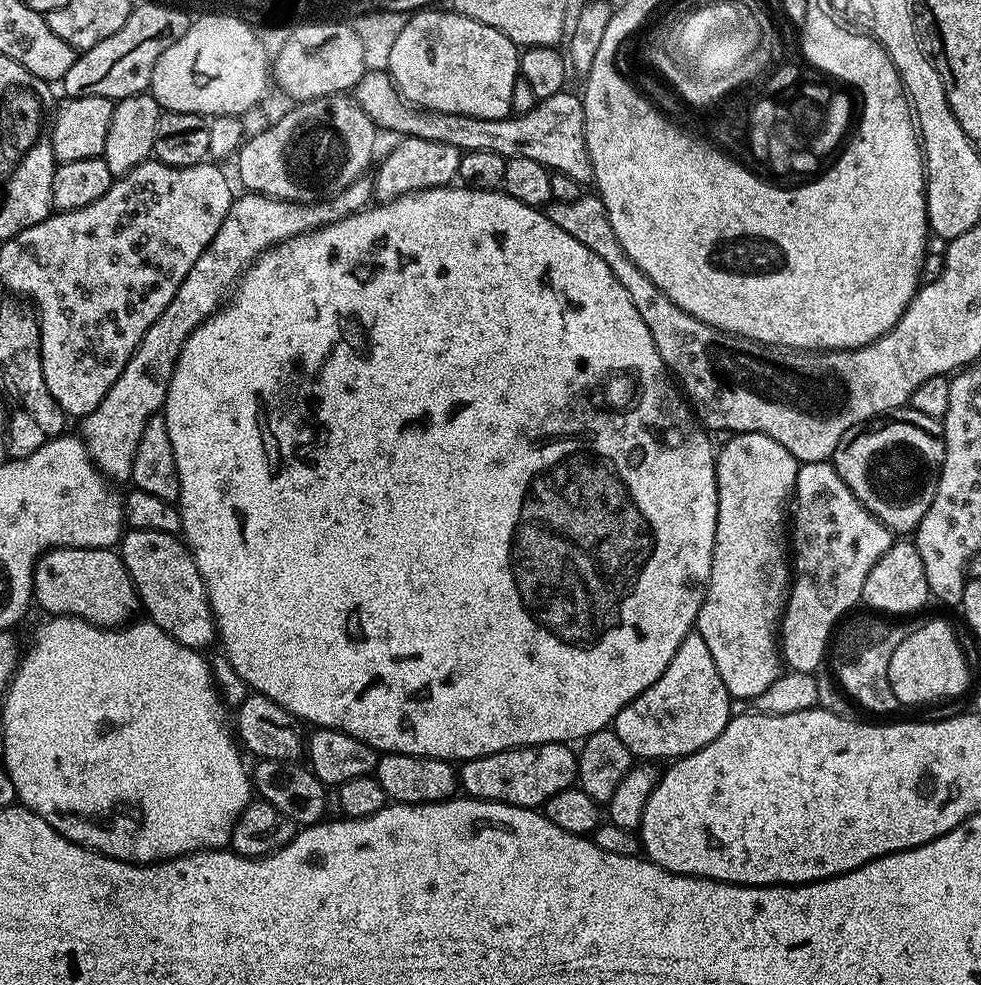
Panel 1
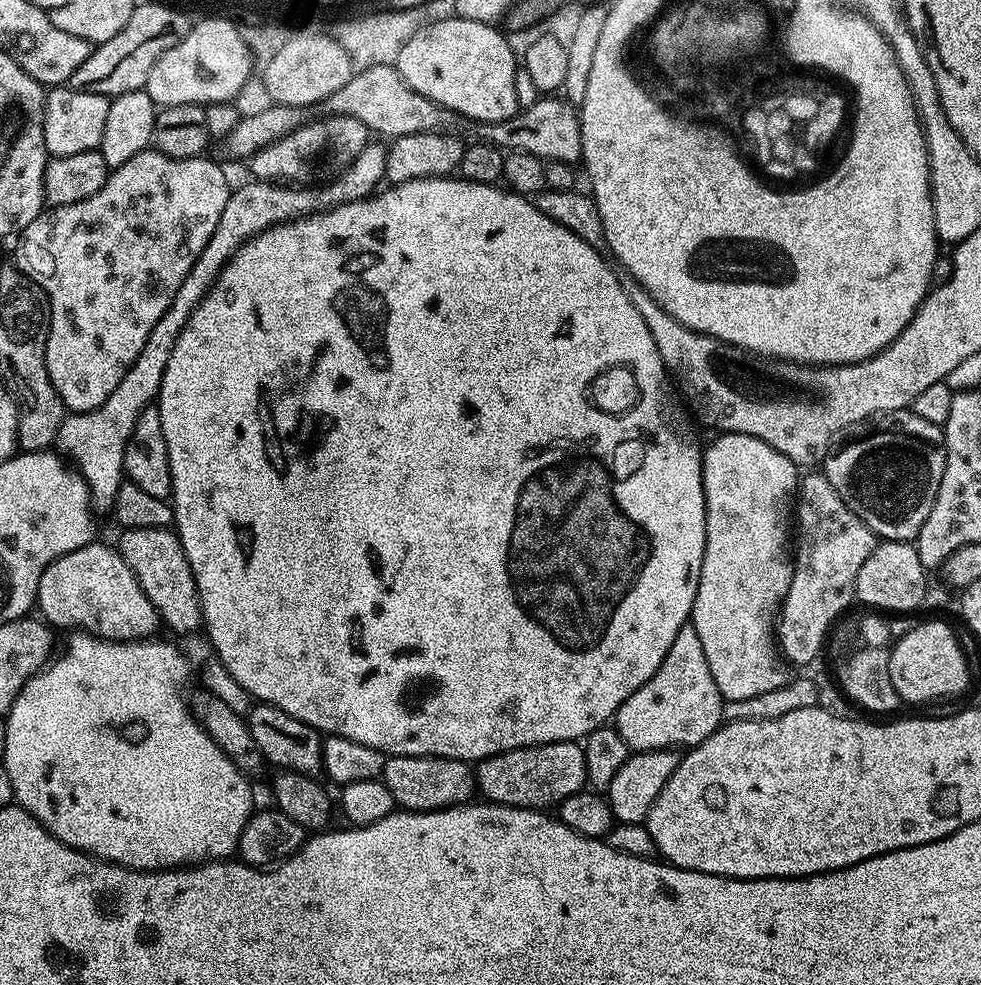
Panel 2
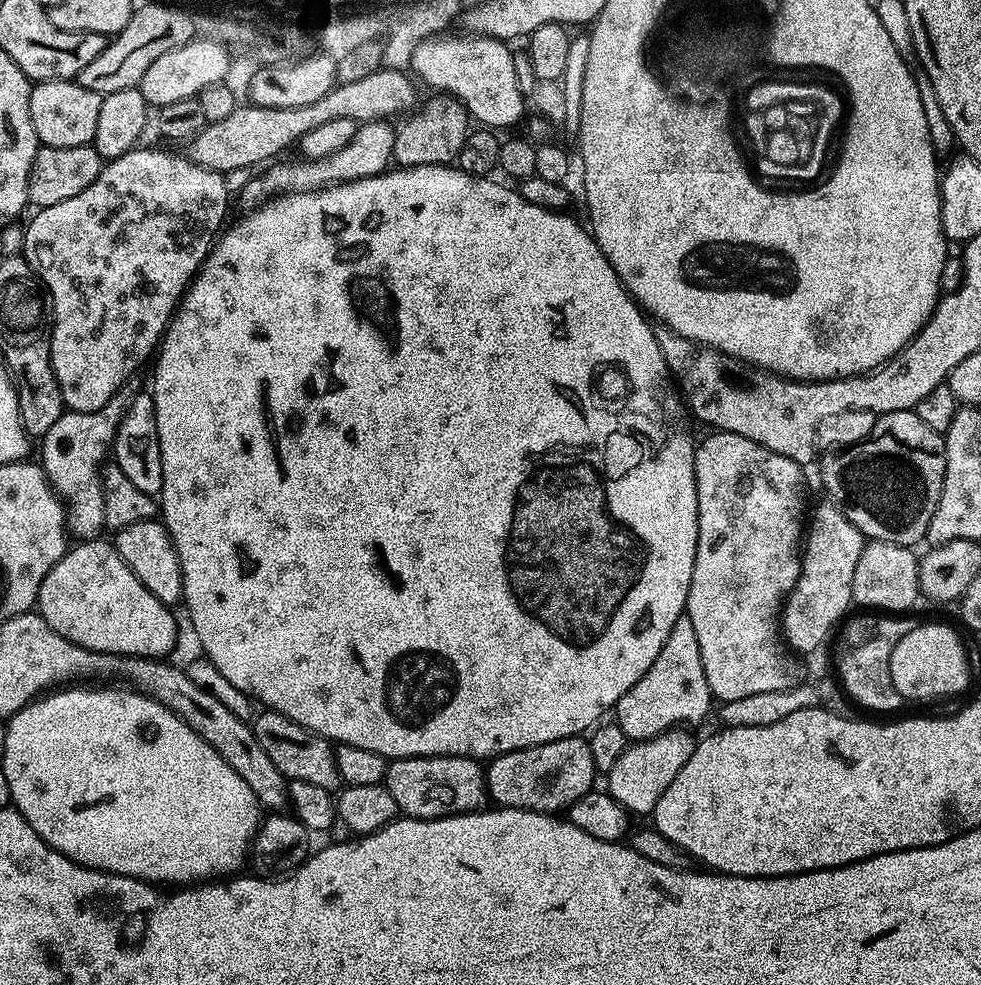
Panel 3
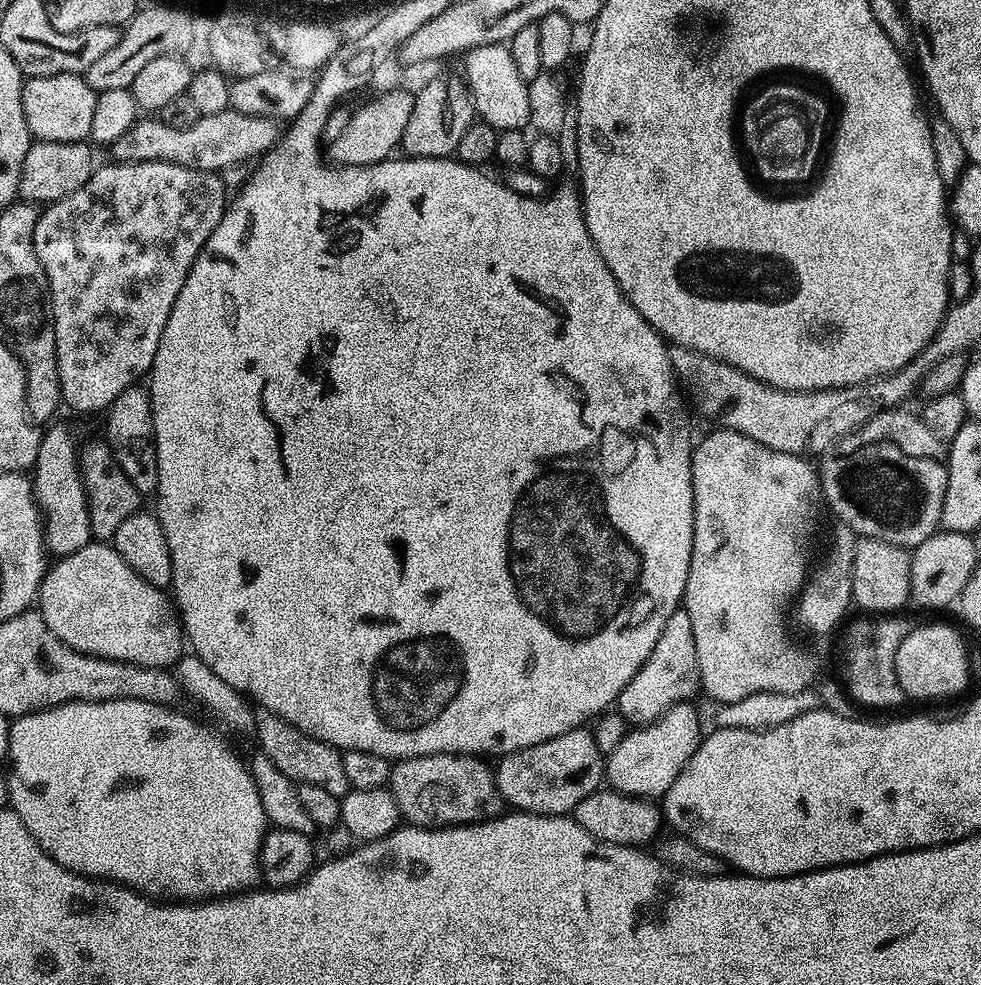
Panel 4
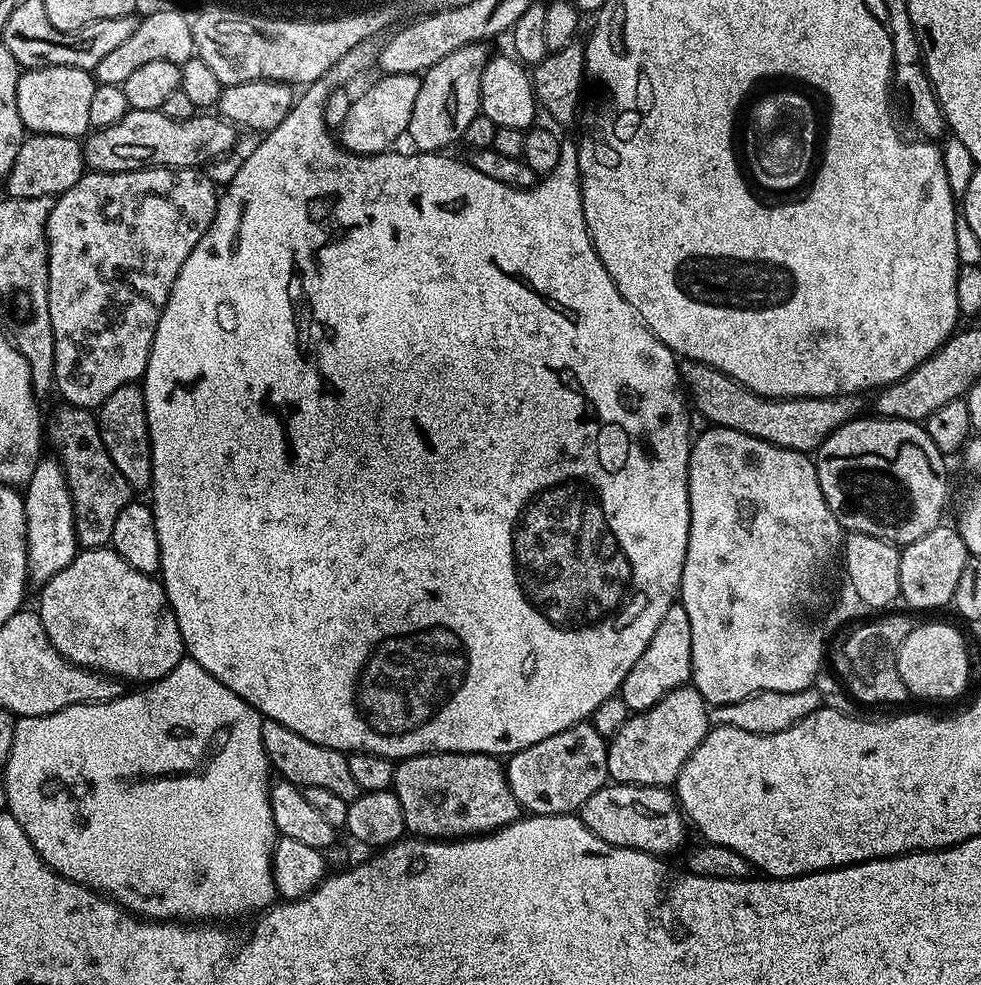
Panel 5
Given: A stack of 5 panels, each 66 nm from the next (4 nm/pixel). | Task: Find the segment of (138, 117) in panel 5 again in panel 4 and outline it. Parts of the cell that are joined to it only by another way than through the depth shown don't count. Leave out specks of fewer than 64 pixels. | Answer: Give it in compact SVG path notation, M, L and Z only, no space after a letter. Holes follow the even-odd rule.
M231 110L209 116L201 115L198 122L186 130L174 130L174 126L166 126L159 118L140 118L134 126L130 126L130 130L126 130L126 134L122 134L122 138L118 138L118 142L110 146L110 152L111 159L121 164L161 160L220 174L223 168L232 168L243 160L255 161L263 157L265 152L276 147L276 141L281 135L282 128L277 121Z

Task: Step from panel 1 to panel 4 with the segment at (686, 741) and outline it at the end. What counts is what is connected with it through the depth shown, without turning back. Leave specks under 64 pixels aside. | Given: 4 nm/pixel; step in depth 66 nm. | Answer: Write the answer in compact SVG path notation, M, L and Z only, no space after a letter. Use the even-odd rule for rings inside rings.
M681 606L674 610L674 614L670 614L670 618L666 618L666 626L662 626L662 634L658 634L654 650L650 650L650 658L646 658L638 674L634 674L634 678L622 686L622 694L618 694L614 708L629 725L639 726L654 722L676 704L695 701L696 692L698 696L700 691L698 650L694 650L694 625L690 623L690 614L686 614Z

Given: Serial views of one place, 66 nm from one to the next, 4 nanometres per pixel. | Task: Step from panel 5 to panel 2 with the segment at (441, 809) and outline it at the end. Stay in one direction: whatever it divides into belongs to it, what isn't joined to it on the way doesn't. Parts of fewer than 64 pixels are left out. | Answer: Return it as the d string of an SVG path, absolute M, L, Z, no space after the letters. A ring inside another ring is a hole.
M389 756L384 762L382 779L397 805L409 812L433 812L439 808L453 808L455 804L467 804L477 791L473 769L465 761L441 756Z

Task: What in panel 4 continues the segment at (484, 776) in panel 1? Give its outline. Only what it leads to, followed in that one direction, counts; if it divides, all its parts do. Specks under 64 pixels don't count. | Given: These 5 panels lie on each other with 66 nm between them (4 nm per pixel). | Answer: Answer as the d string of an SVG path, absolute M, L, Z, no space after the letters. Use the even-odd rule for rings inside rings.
M581 726L566 734L558 734L558 738L550 738L546 742L538 742L538 746L526 746L522 750L514 750L499 757L495 765L496 790L505 805L521 812L533 812L536 816L562 816L575 813L578 802L590 793L597 791L606 780L606 756L598 750L591 731Z

